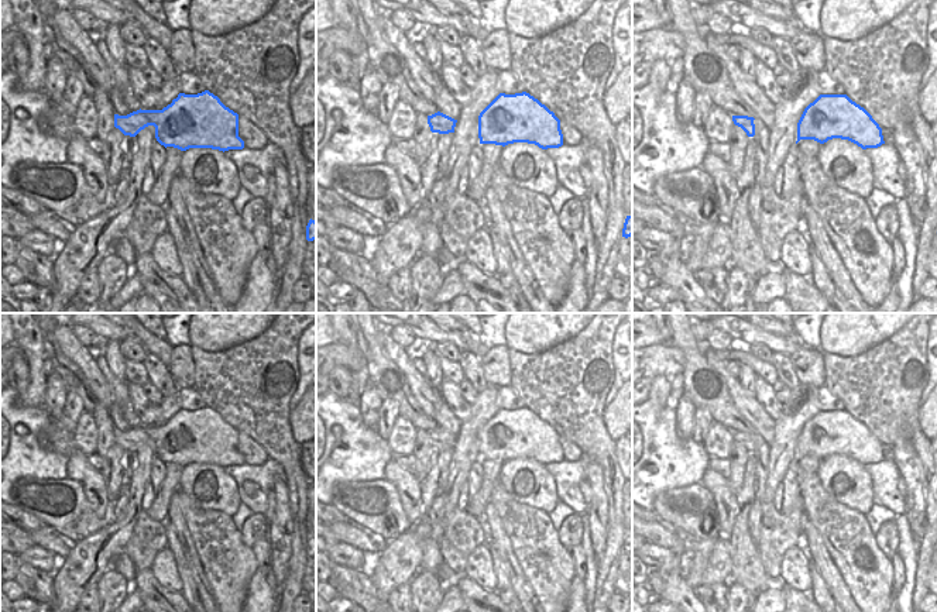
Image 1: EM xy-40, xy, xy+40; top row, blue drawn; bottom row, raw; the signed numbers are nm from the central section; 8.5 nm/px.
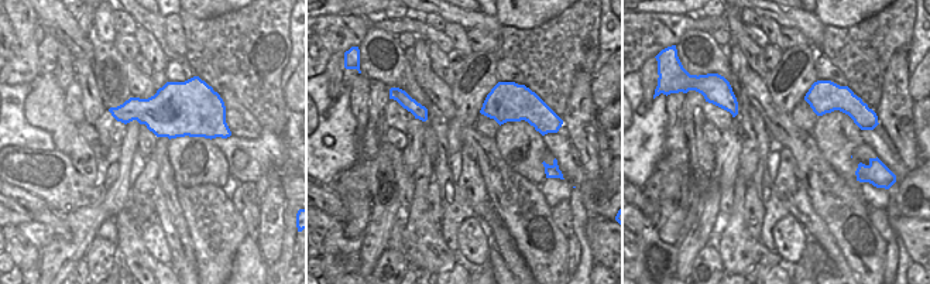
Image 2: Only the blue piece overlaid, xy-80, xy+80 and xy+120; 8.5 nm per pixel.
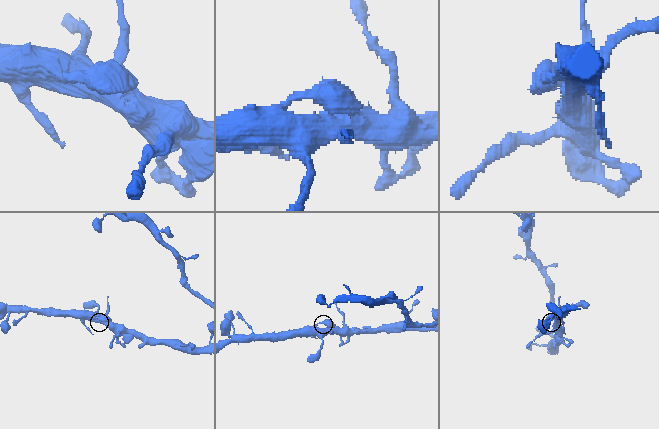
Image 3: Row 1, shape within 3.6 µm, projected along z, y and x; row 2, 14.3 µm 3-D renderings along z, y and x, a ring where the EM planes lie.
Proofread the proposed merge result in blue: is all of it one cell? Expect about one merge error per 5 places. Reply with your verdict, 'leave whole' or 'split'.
leave whole

